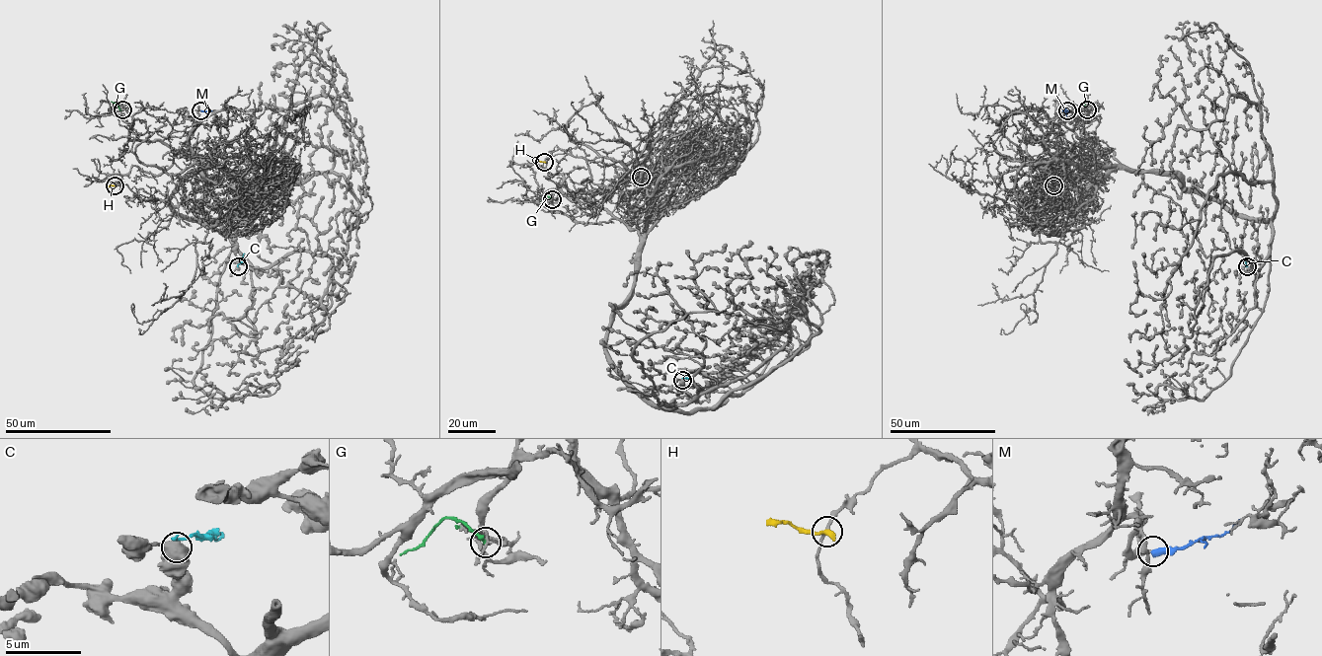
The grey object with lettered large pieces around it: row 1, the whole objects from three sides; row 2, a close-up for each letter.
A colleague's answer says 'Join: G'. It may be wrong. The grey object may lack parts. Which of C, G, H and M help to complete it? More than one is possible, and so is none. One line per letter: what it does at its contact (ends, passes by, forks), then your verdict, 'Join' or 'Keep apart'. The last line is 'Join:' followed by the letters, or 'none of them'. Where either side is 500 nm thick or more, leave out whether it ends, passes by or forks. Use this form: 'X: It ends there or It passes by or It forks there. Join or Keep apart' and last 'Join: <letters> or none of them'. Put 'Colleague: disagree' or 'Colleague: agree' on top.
Colleague: disagree
C: Keep apart
G: It ends there. Keep apart
H: It ends there. Keep apart
M: It ends there. Join
Join: M

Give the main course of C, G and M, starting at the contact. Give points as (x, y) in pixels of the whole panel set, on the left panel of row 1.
C: (237, 266), (244, 254)
G: (122, 109), (111, 102)
M: (200, 110), (213, 110)

